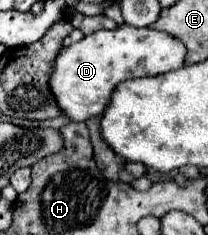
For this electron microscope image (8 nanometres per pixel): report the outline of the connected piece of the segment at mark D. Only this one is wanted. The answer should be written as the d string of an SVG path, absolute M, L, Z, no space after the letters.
M122 24L116 30L98 30L64 48L56 58L56 70L50 76L50 88L62 112L74 122L84 122L92 116L104 114L112 92L120 82L178 70L184 66L184 58L186 48L172 34L162 34L154 28Z

